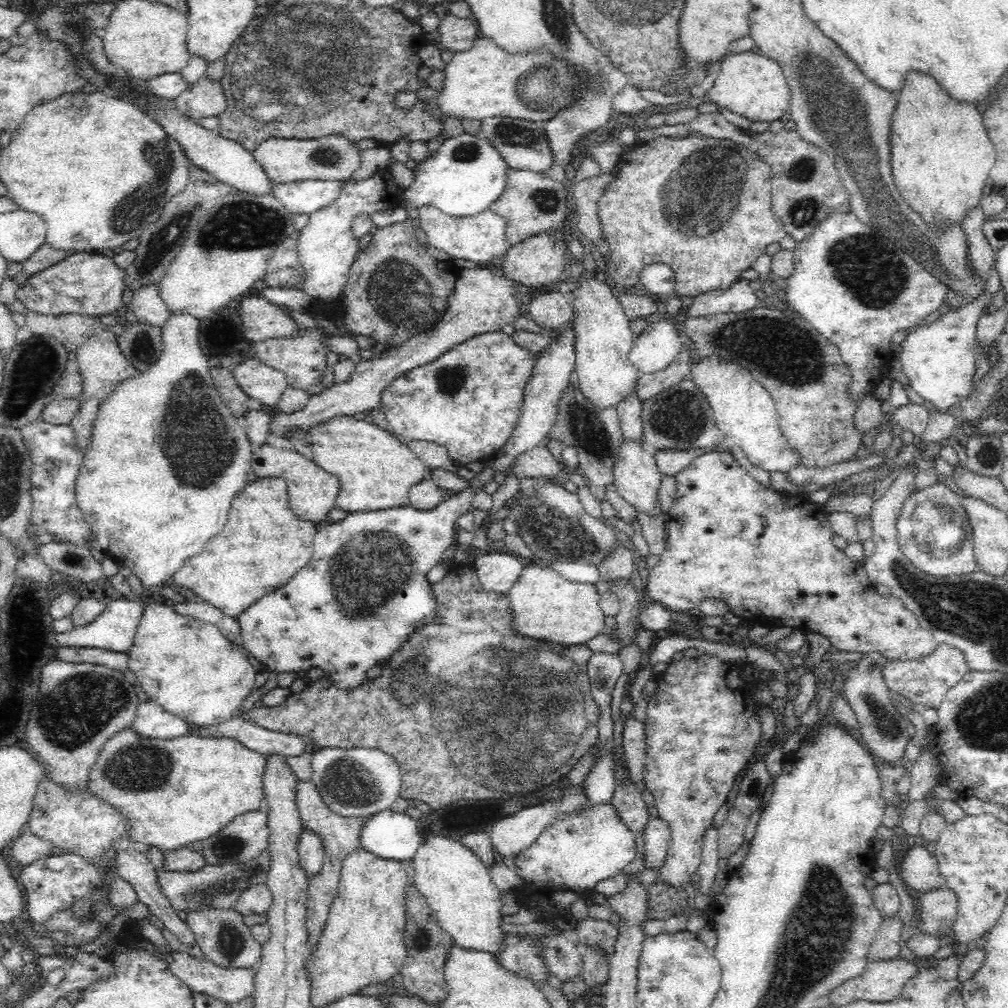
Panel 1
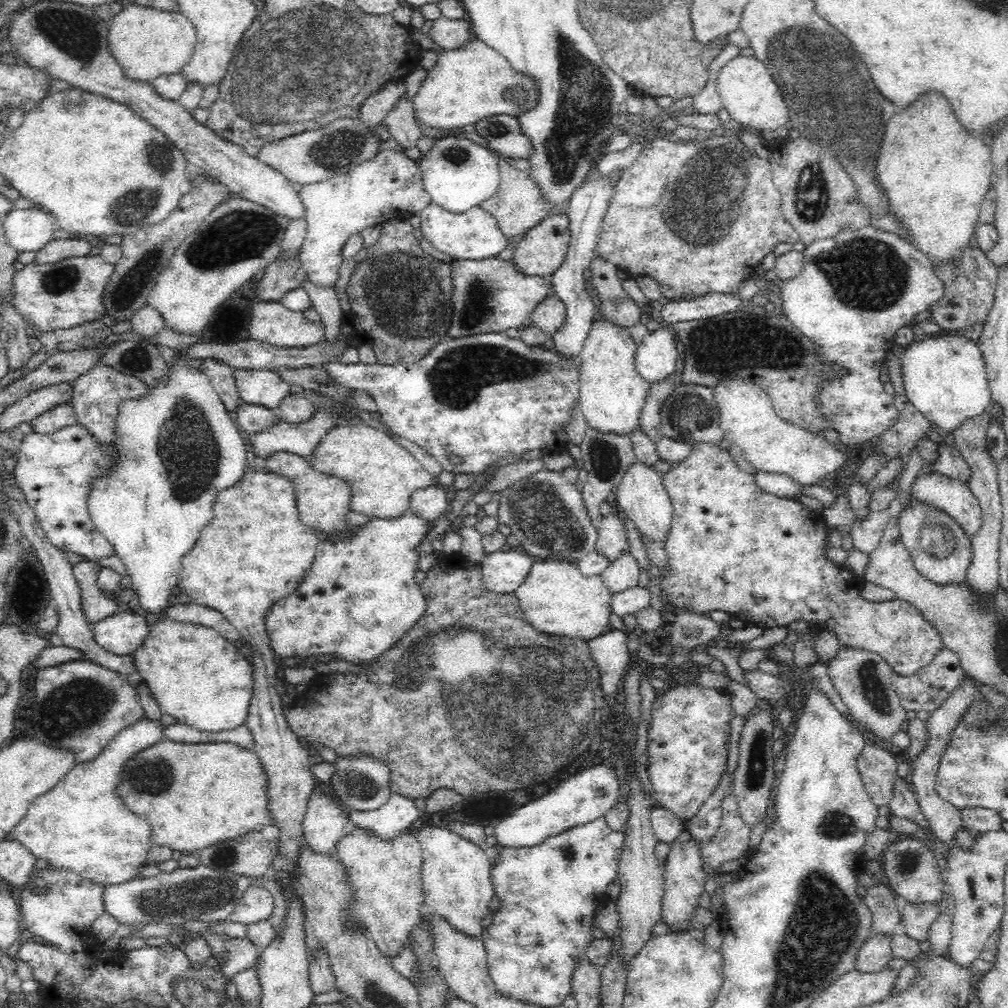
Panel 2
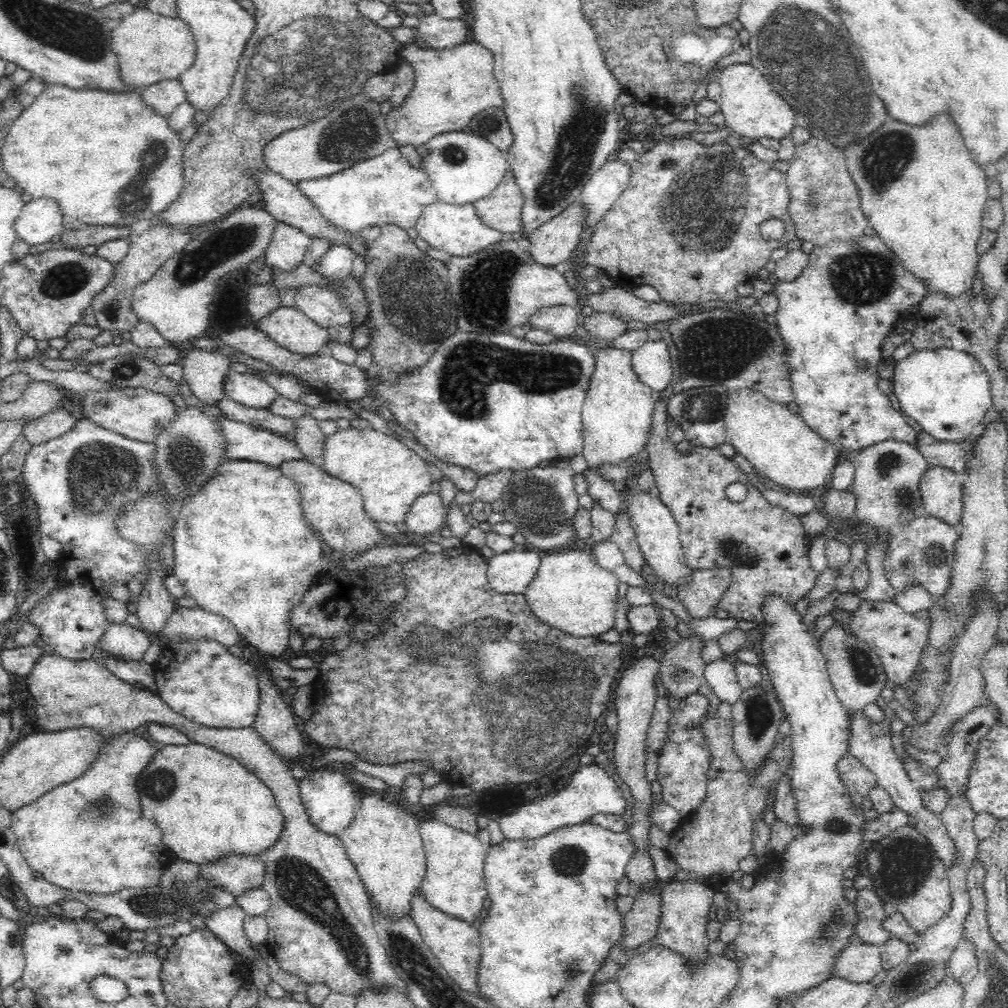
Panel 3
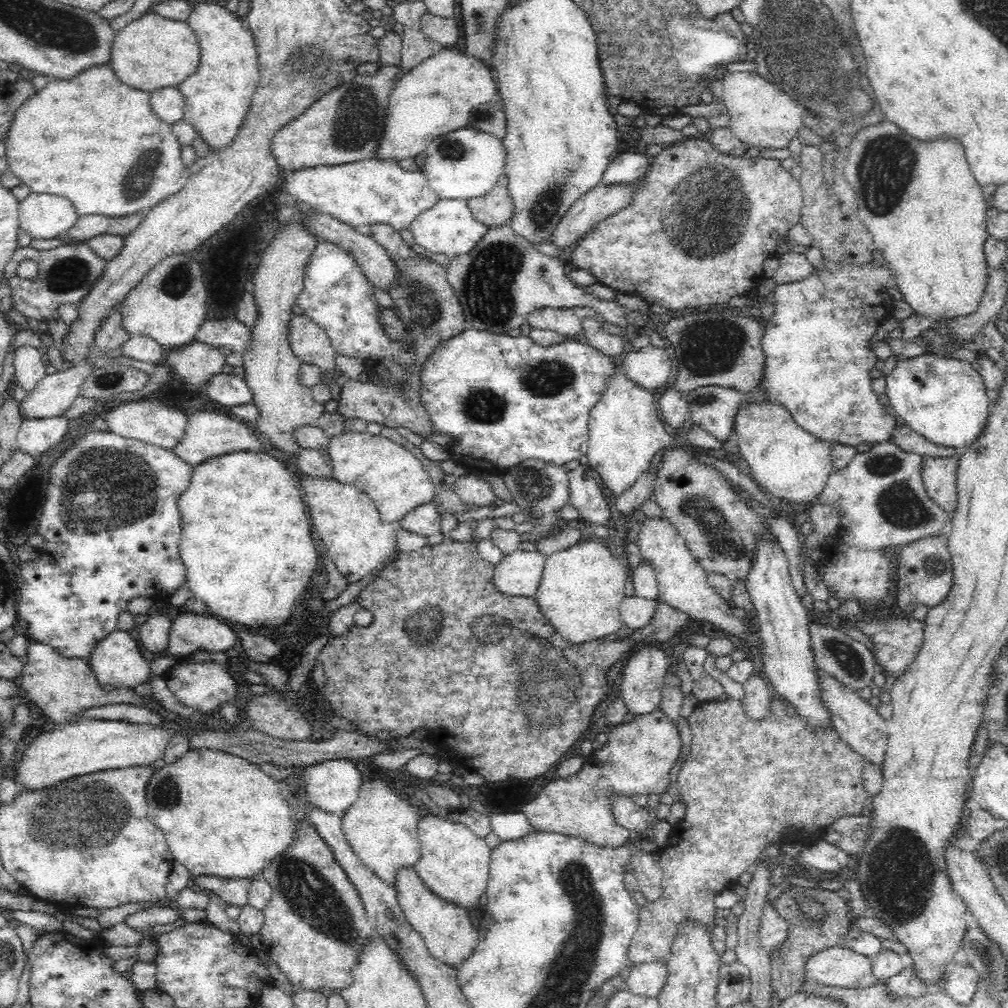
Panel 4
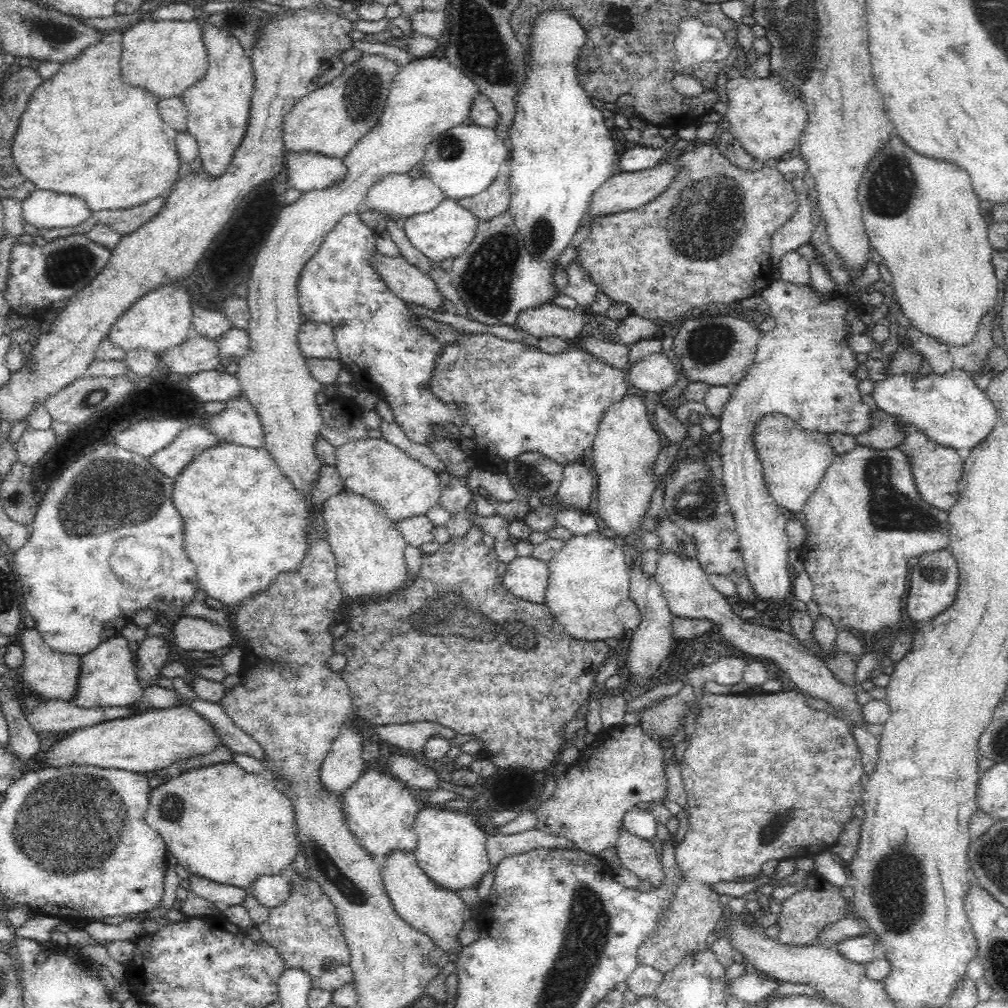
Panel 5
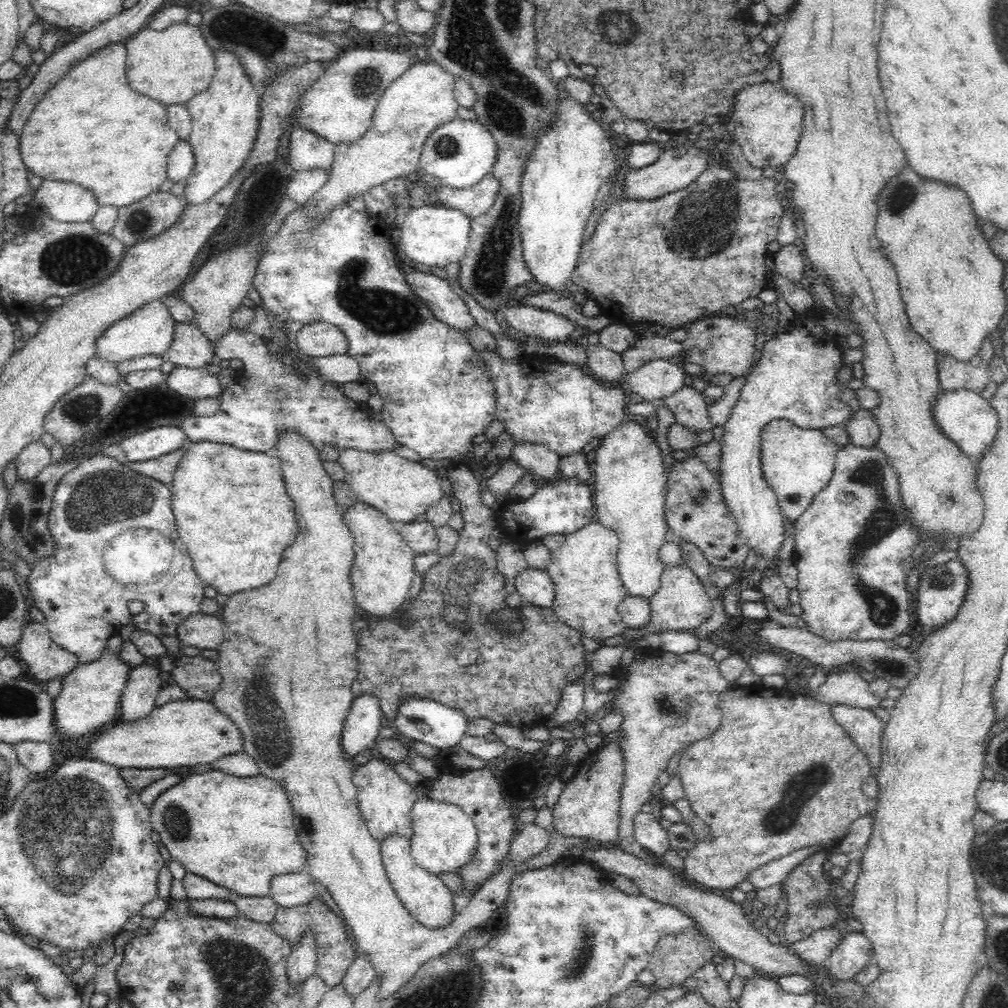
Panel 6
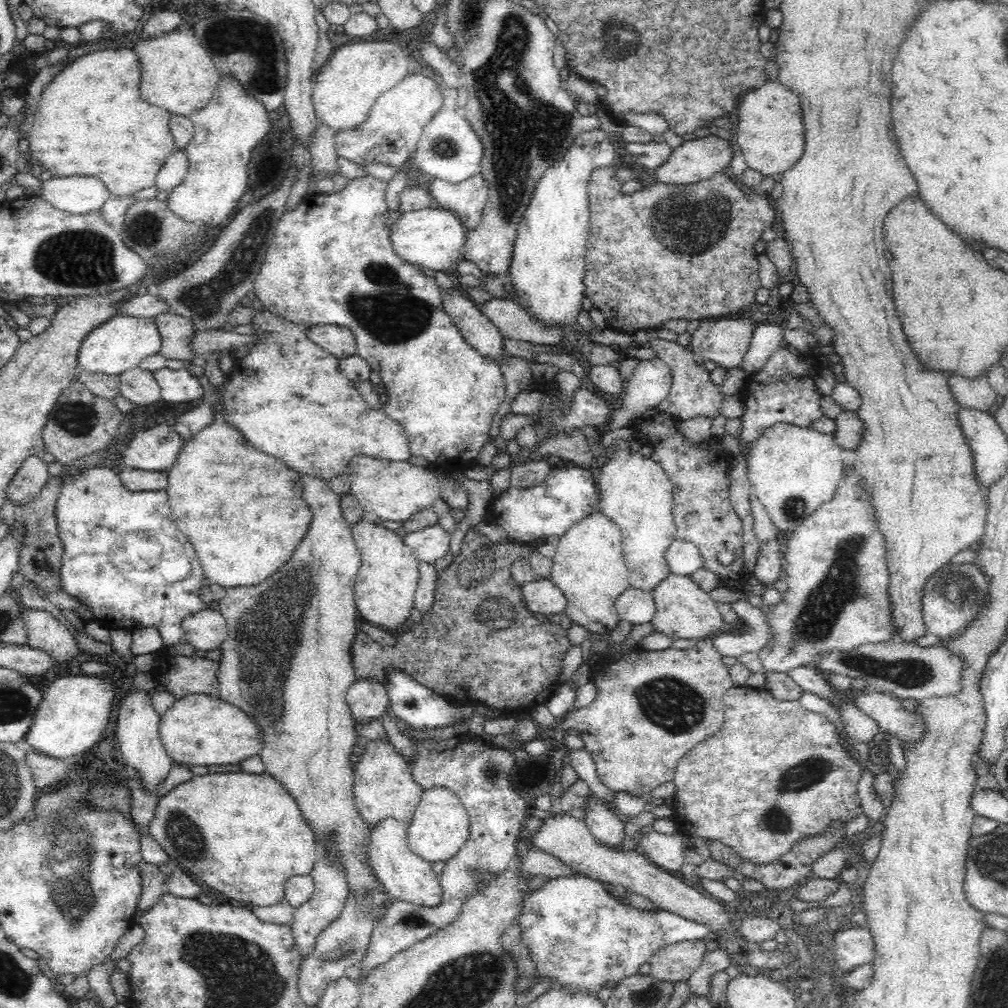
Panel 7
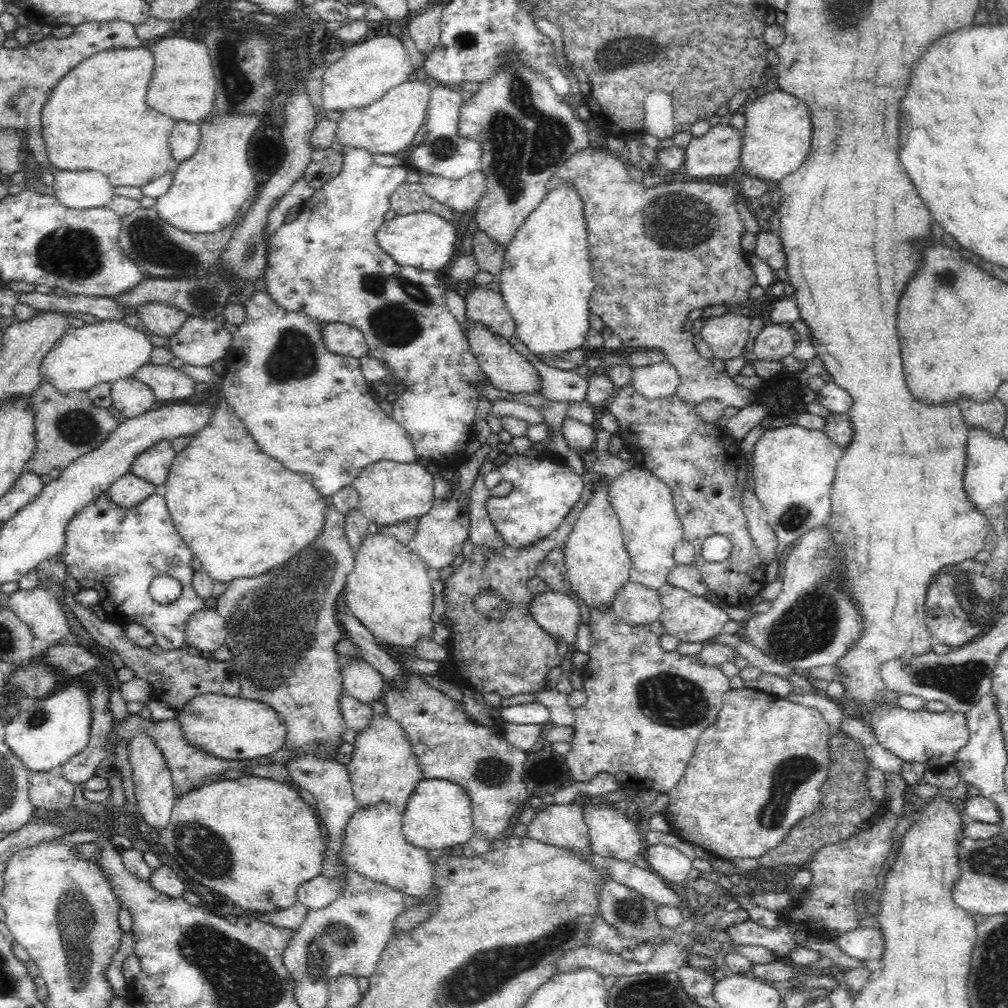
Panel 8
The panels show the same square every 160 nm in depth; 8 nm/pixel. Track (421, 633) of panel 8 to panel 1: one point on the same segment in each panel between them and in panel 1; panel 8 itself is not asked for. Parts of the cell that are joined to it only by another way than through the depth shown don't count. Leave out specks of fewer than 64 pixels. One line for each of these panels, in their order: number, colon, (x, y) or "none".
1: (312, 491)
2: (323, 501)
3: (334, 509)
4: (345, 521)
5: (369, 550)
6: (383, 568)
7: (384, 590)

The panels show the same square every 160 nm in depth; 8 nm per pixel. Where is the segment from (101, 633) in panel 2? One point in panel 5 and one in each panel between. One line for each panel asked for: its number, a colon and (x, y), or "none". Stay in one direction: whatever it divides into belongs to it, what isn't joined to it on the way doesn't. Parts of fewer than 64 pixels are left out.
3: (123, 642)
4: (117, 663)
5: (107, 679)

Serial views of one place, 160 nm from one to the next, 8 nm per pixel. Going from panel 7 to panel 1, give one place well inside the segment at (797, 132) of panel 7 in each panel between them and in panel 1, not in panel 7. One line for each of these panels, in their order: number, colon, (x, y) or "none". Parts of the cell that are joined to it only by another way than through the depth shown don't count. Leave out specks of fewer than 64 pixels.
1: (749, 84)
2: (749, 93)
3: (752, 108)
4: (762, 116)
5: (768, 123)
6: (769, 120)

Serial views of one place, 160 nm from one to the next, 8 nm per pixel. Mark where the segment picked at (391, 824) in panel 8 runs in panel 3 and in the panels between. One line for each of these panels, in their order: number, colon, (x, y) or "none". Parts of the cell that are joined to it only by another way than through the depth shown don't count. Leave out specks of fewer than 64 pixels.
3: (455, 943)
4: (450, 936)
5: (433, 910)
6: (428, 900)
7: (403, 875)

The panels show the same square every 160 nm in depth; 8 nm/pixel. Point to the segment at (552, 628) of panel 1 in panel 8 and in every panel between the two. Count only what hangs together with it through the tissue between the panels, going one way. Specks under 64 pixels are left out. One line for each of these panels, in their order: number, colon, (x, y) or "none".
2: (556, 598)
3: (569, 591)
4: (582, 587)
5: (588, 577)
6: (588, 589)
7: (588, 567)
8: (597, 562)

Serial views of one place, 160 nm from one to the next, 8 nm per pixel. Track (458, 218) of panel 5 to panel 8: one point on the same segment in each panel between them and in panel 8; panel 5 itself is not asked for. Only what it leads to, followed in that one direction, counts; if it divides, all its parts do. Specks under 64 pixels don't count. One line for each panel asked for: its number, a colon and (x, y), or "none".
6: (433, 235)
7: (431, 238)
8: (423, 240)

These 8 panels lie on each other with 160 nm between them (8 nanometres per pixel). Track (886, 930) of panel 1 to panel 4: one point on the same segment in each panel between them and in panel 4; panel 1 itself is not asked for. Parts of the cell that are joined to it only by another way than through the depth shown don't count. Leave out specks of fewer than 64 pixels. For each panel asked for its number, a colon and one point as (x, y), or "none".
2: (874, 954)
3: (859, 963)
4: (837, 967)

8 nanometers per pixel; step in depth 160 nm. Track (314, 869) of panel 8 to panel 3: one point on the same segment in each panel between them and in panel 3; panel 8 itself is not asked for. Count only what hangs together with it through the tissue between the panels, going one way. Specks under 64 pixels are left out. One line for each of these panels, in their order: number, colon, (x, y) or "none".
3: (208, 806)
4: (221, 816)
5: (221, 823)
6: (237, 832)
7: (243, 834)

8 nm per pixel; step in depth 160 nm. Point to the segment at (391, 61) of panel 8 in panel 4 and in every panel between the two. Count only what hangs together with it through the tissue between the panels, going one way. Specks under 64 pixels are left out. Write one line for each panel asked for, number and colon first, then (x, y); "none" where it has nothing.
4: (344, 126)
5: (330, 121)
6: (339, 106)
7: (356, 74)

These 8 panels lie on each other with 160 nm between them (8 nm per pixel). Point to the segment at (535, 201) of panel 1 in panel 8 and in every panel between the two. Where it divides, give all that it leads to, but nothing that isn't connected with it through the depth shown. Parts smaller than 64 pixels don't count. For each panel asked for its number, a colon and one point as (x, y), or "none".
2: (517, 207)
3: (501, 210)
4: (495, 209)
5: (487, 205)
6: (473, 202)
7: (466, 200)
8: (463, 195)

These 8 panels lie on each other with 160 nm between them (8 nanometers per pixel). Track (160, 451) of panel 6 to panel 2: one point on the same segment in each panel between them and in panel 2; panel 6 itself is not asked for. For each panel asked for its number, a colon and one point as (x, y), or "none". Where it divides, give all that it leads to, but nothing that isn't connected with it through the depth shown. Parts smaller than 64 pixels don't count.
2: (97, 395)
3: (137, 414)
4: (154, 423)
5: (146, 438)

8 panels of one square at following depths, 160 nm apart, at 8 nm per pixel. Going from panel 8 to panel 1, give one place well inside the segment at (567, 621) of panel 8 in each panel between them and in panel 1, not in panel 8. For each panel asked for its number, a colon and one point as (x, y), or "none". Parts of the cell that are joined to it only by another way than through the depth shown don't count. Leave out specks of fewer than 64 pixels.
1: (497, 572)
2: (503, 572)
3: (509, 573)
4: (518, 575)
5: (526, 578)
6: (534, 586)
7: (542, 596)

